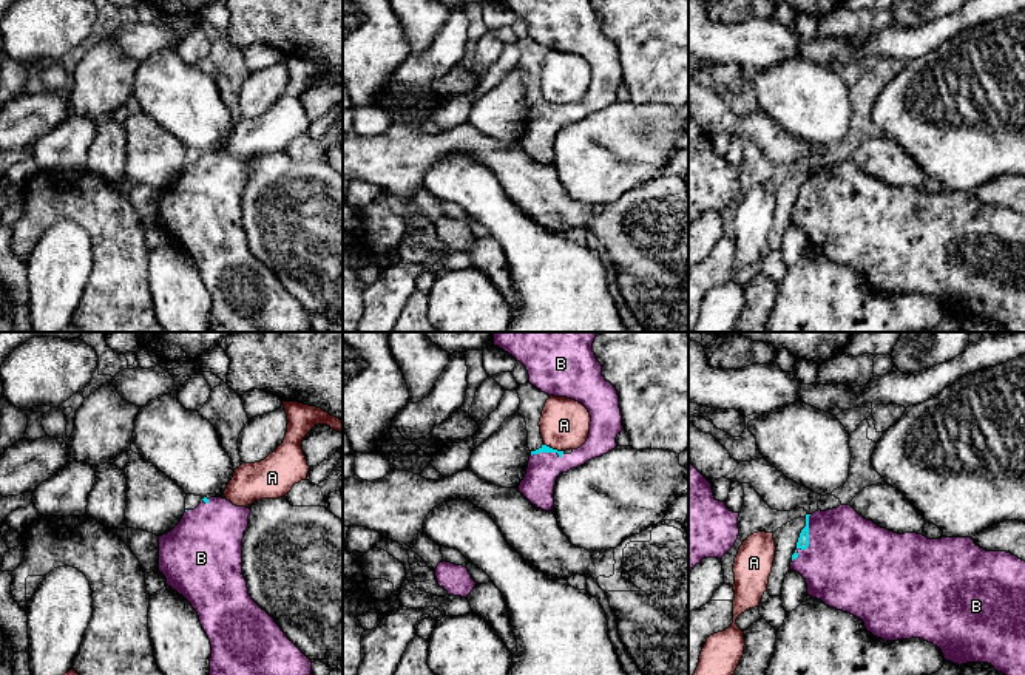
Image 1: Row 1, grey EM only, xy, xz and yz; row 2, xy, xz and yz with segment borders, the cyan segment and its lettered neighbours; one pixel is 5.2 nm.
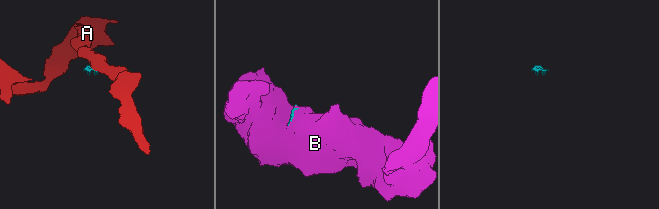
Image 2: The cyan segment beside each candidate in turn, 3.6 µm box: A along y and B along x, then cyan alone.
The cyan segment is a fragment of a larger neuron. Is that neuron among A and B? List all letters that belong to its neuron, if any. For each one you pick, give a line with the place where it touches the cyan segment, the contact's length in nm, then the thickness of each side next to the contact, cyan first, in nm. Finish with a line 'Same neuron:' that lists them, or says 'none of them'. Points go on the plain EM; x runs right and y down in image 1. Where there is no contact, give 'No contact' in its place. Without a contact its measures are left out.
B: Touches cyan at yz (808, 195). Shared border 260 nm. Thickness 60 nm (cyan) against 480 nm
Same neuron: B

